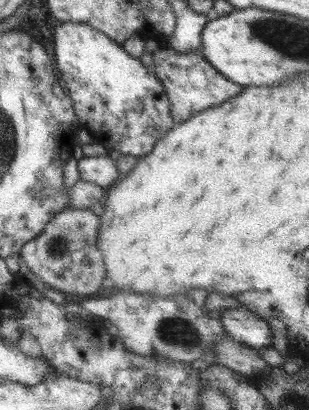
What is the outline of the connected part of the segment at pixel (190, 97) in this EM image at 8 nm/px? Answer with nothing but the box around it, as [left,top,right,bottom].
[152,47,243,124]

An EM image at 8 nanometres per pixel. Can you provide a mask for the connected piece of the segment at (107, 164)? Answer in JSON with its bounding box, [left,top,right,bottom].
[77,154,122,188]

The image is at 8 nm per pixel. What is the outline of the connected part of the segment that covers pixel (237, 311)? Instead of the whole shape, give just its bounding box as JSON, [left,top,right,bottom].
[220,307,274,351]

